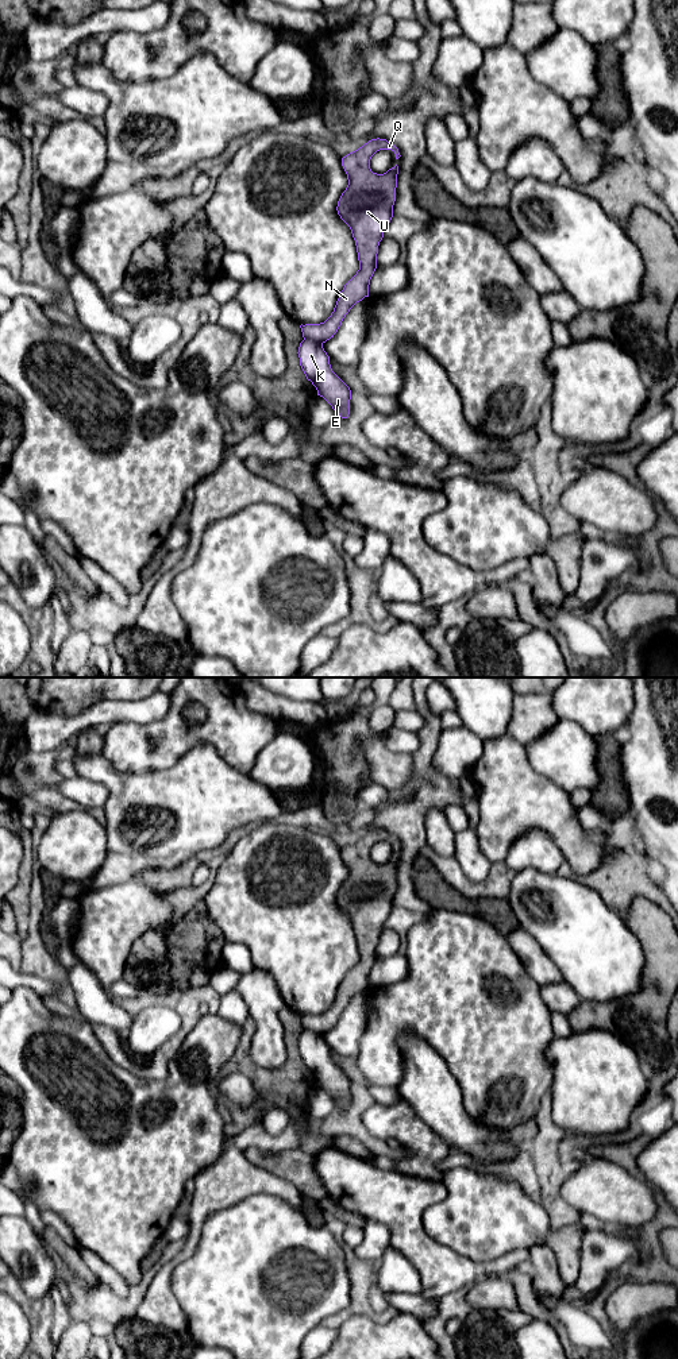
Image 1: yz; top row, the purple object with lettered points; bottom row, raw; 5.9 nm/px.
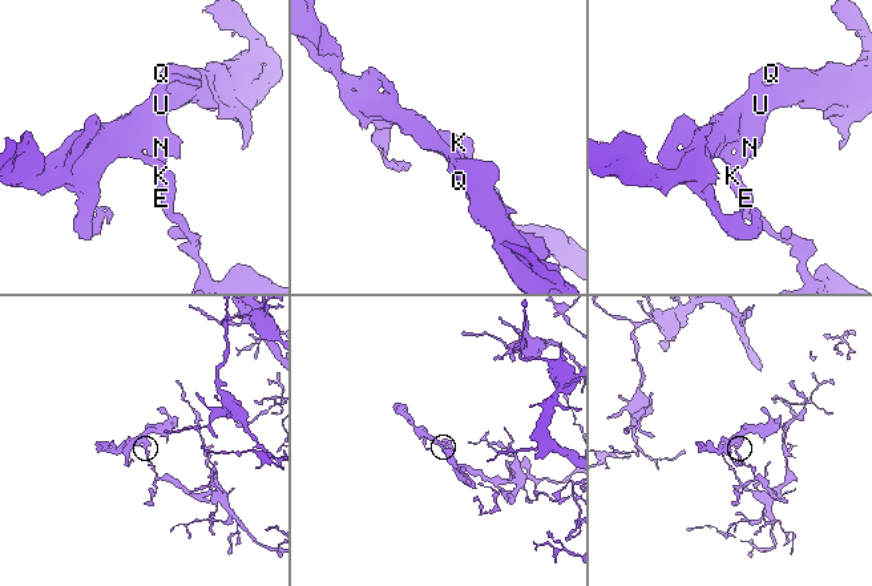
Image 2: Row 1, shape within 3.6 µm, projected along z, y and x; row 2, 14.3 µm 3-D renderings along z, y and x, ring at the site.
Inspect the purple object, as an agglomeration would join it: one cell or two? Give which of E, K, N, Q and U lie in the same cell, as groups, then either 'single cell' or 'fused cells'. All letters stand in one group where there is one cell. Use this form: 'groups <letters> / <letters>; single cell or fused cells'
groups E K / N Q U; fused cells

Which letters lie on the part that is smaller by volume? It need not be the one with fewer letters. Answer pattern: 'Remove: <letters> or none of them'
Remove: N, Q, U

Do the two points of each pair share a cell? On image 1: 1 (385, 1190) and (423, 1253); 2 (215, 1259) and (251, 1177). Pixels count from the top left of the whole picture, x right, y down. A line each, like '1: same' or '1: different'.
1: same
2: different

